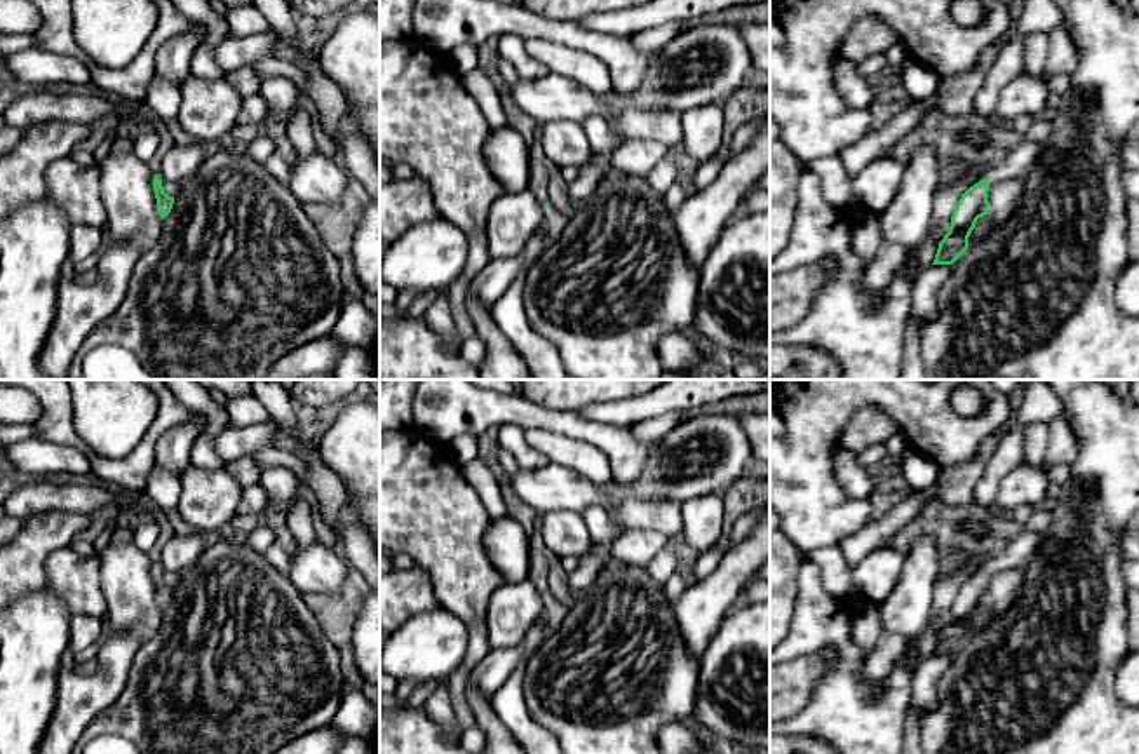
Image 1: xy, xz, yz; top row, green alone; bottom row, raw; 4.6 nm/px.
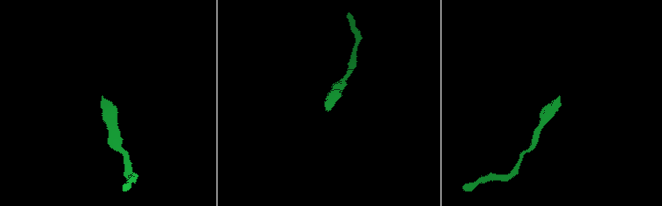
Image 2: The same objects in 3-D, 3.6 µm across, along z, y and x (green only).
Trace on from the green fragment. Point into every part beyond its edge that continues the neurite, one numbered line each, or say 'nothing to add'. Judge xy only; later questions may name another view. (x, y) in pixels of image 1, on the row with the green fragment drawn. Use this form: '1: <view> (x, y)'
nothing to add

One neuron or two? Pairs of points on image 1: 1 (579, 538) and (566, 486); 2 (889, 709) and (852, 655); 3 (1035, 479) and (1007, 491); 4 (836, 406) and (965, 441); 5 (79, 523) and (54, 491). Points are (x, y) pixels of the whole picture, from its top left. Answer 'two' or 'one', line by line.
1: two
2: one
3: one
4: one
5: two

